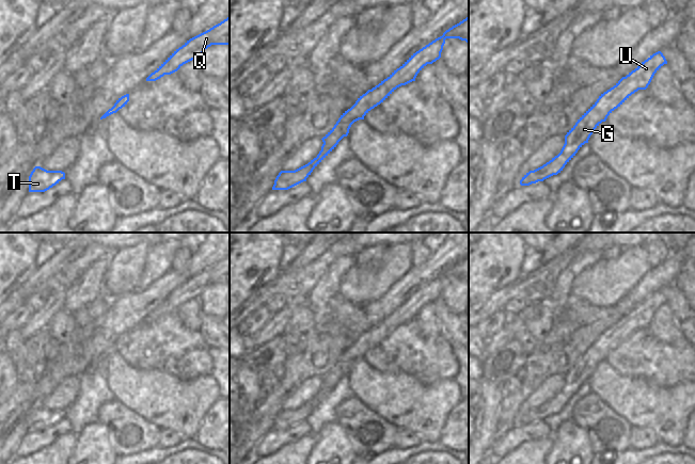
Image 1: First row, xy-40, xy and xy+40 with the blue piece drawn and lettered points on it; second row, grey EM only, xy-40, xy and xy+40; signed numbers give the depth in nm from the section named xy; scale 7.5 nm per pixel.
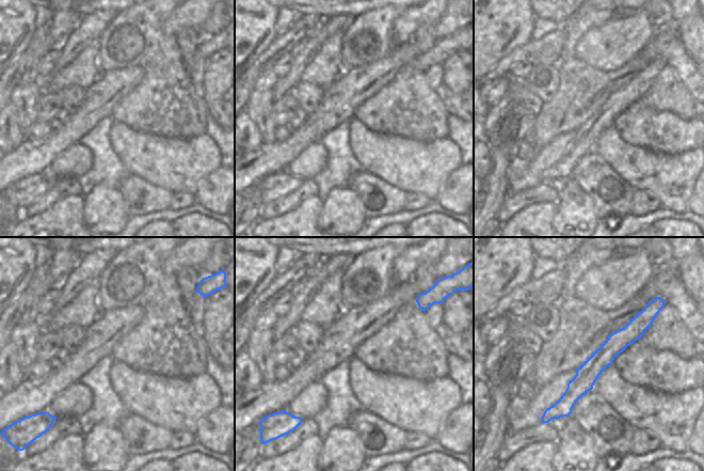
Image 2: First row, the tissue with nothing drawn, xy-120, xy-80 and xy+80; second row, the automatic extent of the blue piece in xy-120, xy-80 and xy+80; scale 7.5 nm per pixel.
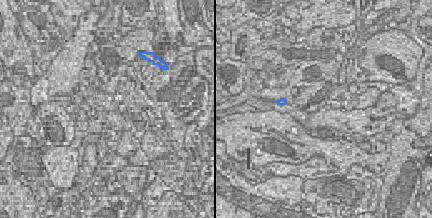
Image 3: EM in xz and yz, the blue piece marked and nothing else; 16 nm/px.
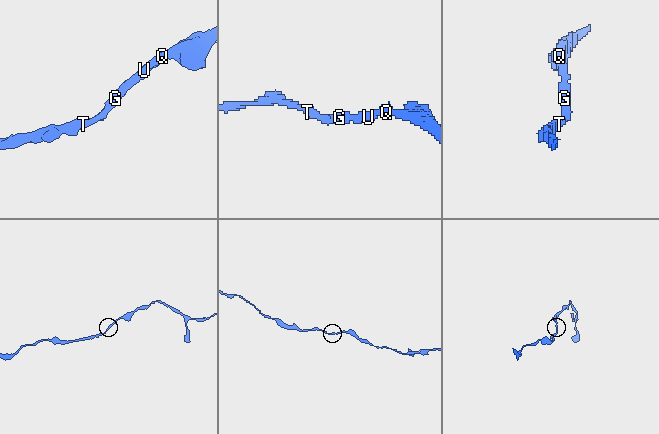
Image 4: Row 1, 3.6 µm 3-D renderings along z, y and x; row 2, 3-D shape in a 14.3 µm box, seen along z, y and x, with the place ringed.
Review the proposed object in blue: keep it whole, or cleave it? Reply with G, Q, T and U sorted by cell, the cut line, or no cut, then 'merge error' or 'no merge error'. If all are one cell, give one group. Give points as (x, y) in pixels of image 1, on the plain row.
groups G Q T U; cut none; no merge error

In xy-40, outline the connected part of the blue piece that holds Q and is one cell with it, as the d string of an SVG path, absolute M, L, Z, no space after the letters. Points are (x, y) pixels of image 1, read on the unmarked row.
M230 256L209 269L190 277L176 288L146 320L156 320L164 314L177 310L184 303L198 299L205 288L211 284L230 284Z

